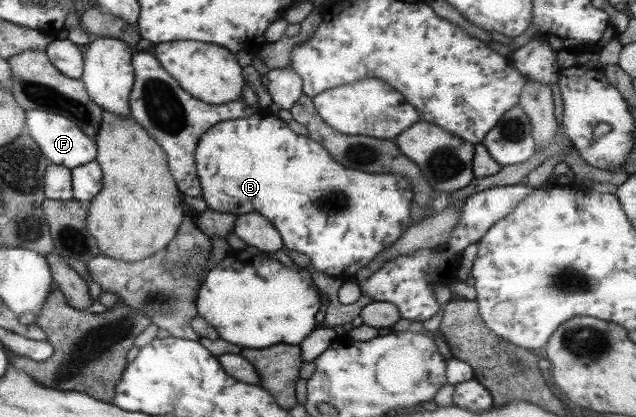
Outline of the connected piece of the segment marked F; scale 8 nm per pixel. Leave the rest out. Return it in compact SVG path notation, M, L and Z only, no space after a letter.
M38 109L26 110L25 129L52 165L59 165L70 171L96 159L96 143L94 140L87 137L77 125L71 123L70 119L62 115Z

